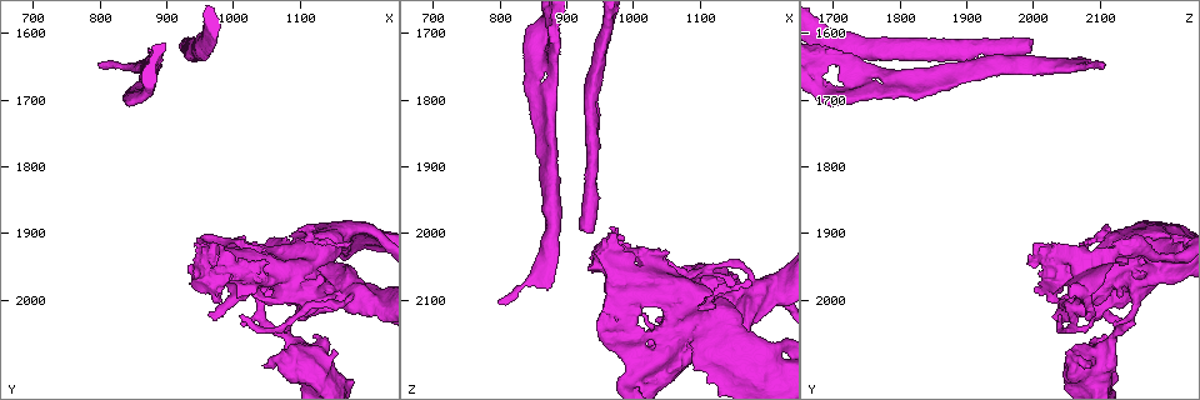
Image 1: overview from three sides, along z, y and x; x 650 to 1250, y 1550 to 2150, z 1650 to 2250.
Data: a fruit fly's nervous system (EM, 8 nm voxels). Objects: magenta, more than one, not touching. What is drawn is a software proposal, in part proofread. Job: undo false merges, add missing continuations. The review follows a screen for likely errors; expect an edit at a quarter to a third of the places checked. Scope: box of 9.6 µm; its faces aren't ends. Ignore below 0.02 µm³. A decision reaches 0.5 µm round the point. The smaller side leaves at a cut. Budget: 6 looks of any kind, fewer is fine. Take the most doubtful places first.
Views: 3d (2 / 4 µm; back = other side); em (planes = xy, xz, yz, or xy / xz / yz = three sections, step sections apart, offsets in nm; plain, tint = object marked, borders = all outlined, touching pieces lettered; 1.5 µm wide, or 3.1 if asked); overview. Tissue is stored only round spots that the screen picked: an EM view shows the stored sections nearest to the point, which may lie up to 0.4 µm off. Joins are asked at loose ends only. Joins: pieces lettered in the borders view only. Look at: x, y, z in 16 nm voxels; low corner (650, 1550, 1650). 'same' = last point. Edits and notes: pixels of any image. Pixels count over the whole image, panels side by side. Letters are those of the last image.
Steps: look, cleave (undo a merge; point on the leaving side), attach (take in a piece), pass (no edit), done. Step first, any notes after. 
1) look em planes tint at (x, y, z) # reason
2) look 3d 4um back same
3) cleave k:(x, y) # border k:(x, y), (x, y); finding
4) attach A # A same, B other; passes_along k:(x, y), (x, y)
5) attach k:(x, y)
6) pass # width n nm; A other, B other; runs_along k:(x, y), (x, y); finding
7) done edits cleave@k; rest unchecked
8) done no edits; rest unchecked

look 3d 4um at (845, 1695, 1810) # an open end

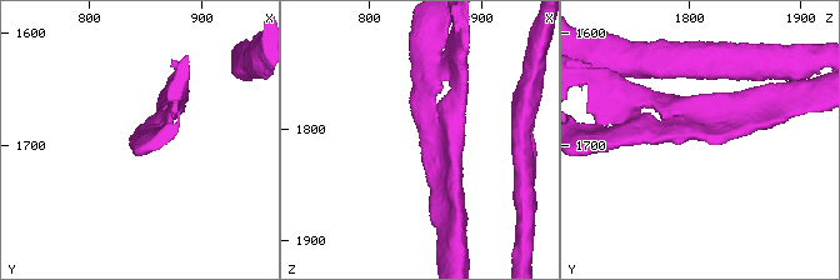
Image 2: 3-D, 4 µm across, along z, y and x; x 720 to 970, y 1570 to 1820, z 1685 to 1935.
look em planes borders at (844, 1696, 1814)

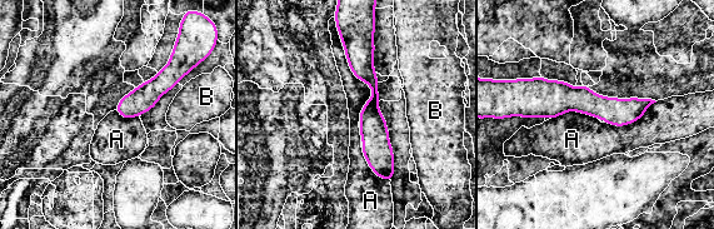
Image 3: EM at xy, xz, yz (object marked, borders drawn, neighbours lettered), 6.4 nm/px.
pass # A other, B other; runs_along 3:(350, 41), (373, 81), (389, 175); none of them fits

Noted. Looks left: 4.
look em planes borders at (975, 1945, 1990) # thick end

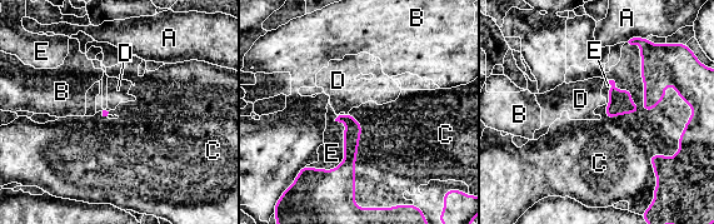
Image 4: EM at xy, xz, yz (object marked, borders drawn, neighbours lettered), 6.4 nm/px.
pass # longest_contact C 550 nm; A other, B other, C other, D other, E other; runs_along 4:(348, 118), (349, 162), (336, 174), (311, 170); none of them fits

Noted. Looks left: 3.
look 3d 4um back at (1010, 1925, 2115) # branch stops here

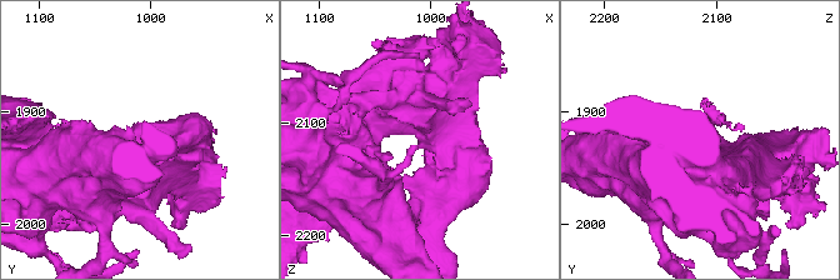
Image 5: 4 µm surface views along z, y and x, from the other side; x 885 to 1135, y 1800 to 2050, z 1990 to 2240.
look em 3.1um xy step 8 borders same # arm_widths 380, 600 nm; need the tissue

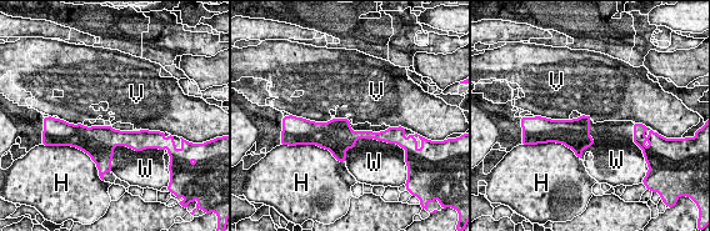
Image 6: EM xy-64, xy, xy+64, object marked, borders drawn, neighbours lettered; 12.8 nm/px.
pass # H other, V other, W other; border 6:(333, 119), (328, 121), (308, 120); no lettered piece goes on from it

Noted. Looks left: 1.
done no edits; rest unchecked

